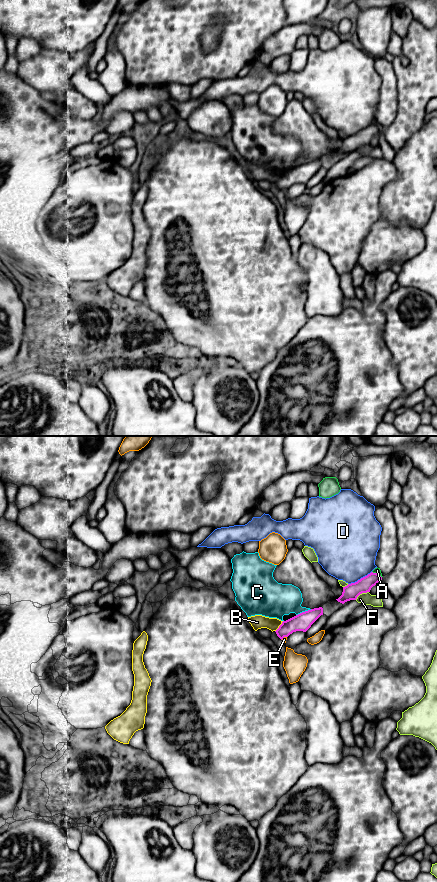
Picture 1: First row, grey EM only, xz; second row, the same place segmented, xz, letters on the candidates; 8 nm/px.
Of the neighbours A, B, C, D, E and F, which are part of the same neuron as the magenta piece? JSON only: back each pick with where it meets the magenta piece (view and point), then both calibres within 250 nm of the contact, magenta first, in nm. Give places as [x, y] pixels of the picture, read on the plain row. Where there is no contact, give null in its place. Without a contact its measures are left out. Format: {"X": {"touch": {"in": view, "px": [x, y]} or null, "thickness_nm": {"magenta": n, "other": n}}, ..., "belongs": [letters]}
{"belongs": []}

